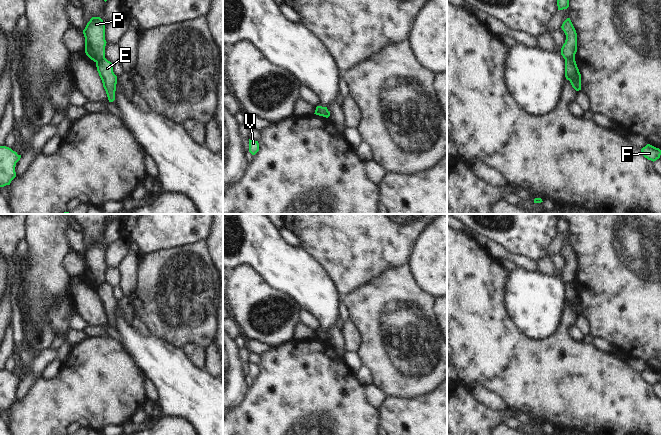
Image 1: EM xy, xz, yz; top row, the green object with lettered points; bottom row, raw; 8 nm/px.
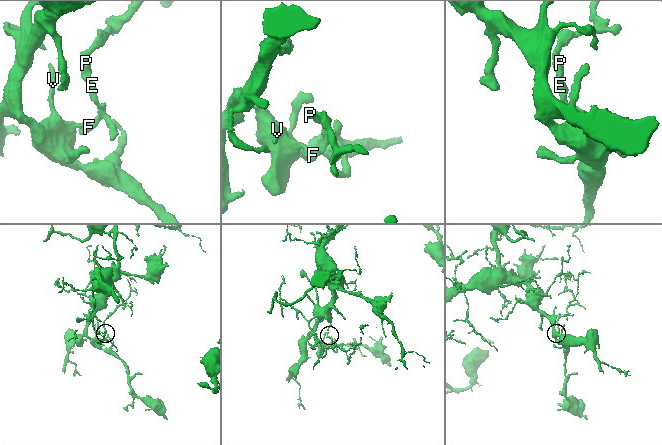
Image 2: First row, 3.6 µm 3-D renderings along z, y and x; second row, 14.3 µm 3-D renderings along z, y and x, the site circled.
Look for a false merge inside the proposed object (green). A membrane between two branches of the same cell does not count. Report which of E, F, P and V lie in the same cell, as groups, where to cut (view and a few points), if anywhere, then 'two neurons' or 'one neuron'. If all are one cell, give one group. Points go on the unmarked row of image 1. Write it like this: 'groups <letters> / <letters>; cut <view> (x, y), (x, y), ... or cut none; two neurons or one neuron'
groups E F V / P; cut yz (574, 281), (565, 284); two neurons

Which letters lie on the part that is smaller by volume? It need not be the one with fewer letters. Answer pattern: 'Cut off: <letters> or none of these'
Cut off: P

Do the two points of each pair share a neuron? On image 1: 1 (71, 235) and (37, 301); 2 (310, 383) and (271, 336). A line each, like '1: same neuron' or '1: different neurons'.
1: different neurons
2: different neurons

